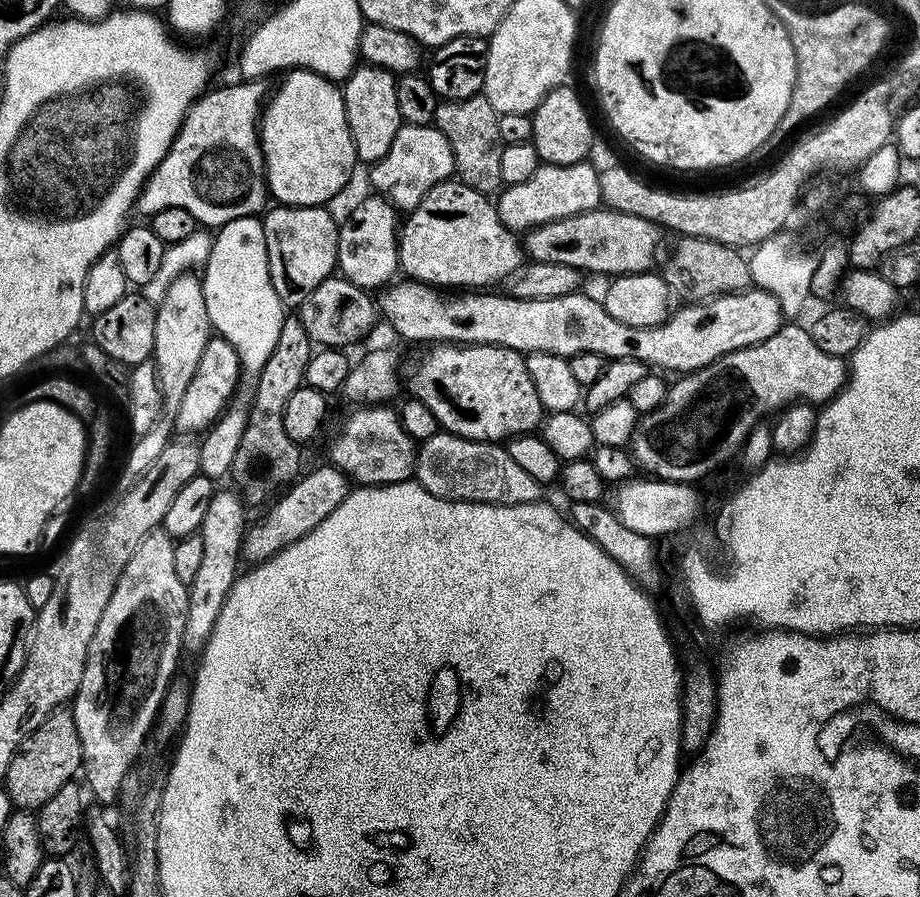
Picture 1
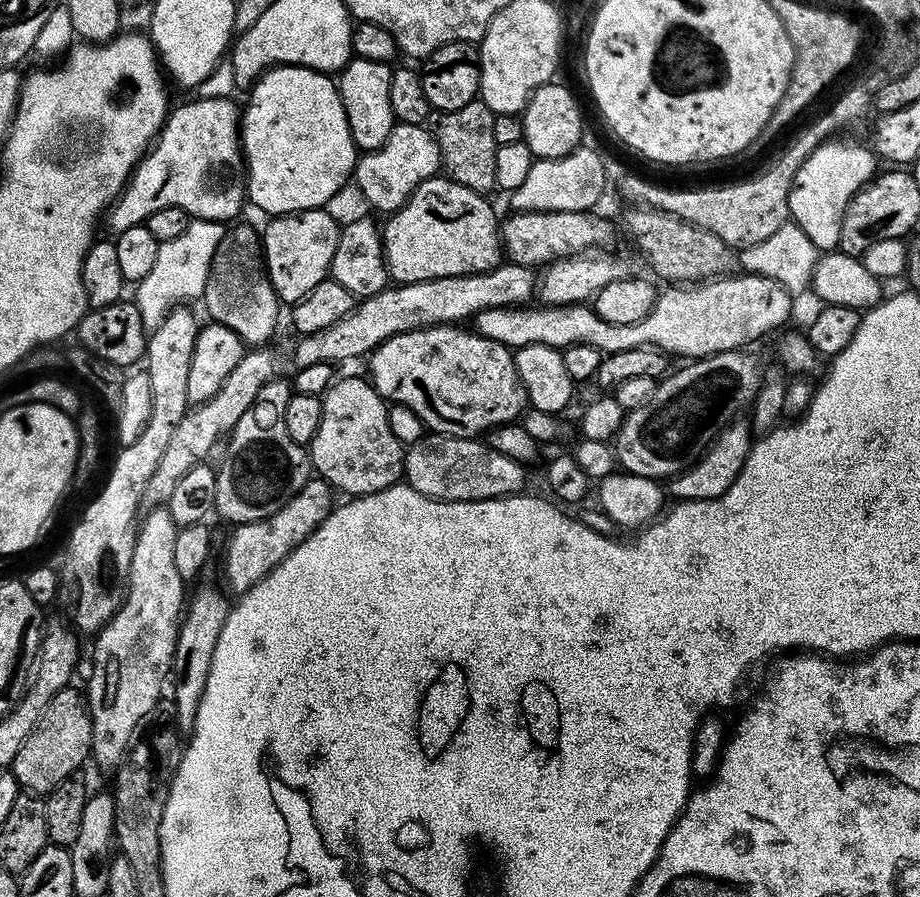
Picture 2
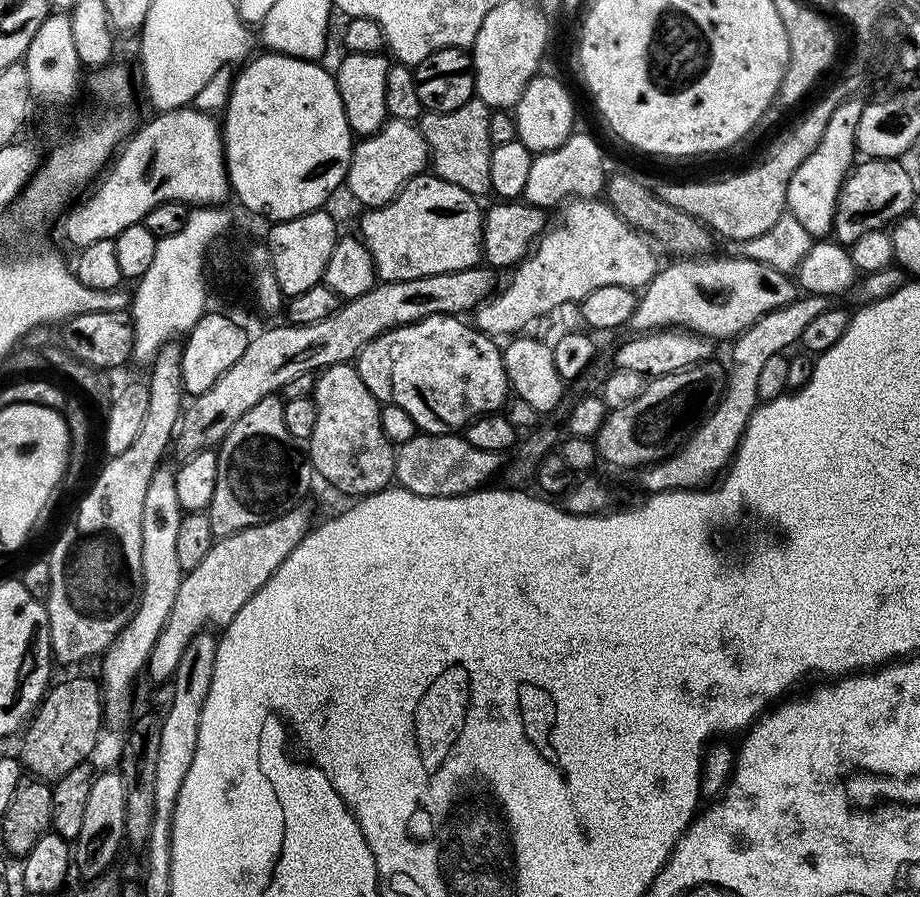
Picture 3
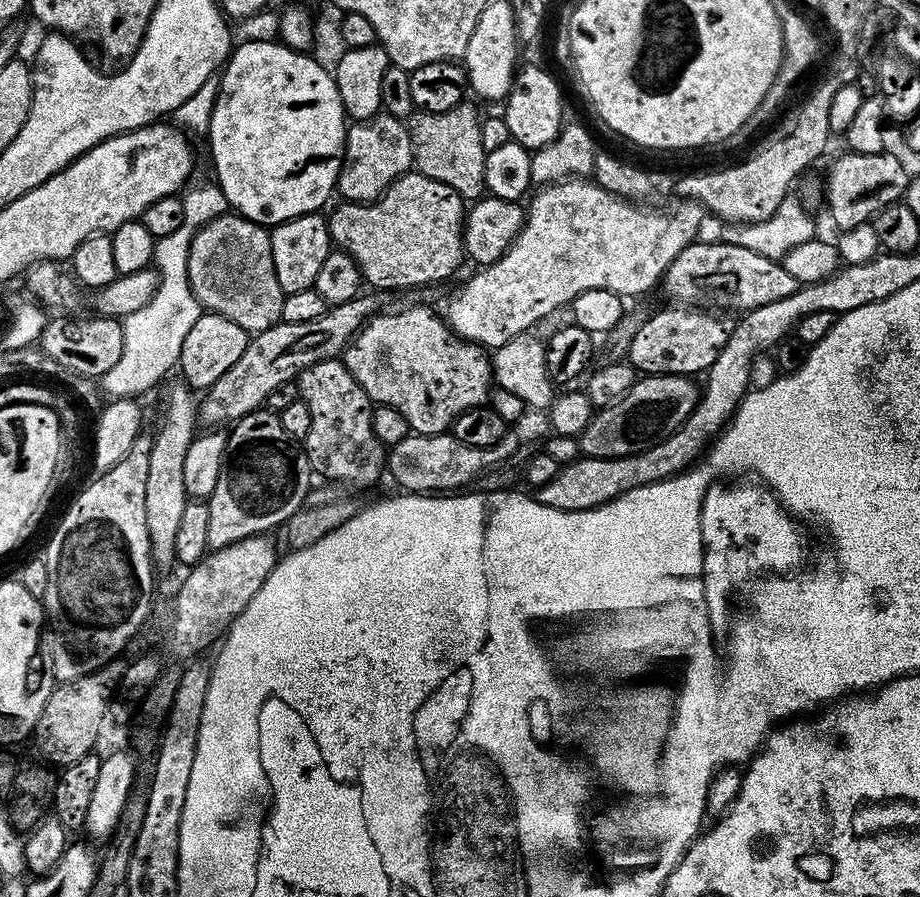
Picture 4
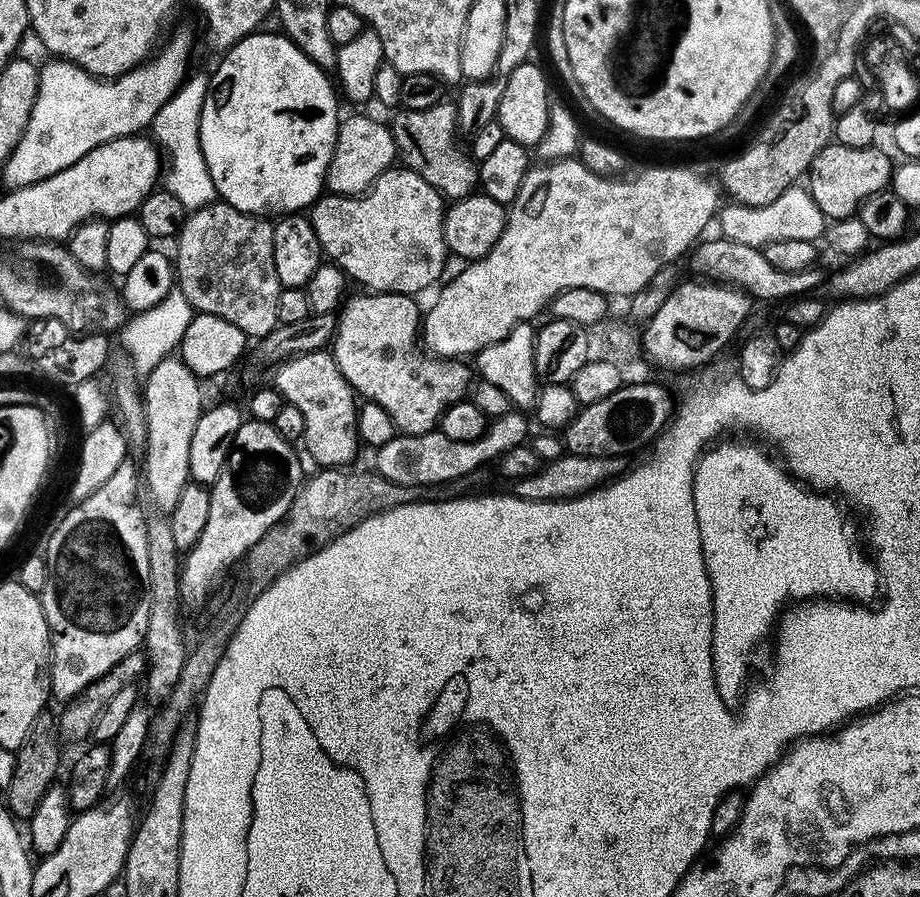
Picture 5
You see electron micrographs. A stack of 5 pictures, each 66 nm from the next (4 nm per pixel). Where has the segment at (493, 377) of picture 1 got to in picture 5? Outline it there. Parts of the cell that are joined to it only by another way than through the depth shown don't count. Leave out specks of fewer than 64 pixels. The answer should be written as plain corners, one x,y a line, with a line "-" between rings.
397,292
364,295
368,296
349,295
344,300
338,312
336,331
330,341
330,351
342,378
346,378
349,386
365,401
382,406
382,410
394,418
397,433
421,436
433,431
440,423
440,415
469,395
474,380
473,369
469,365
468,369
463,359
441,358
418,347
422,336
422,308
415,304
412,296

